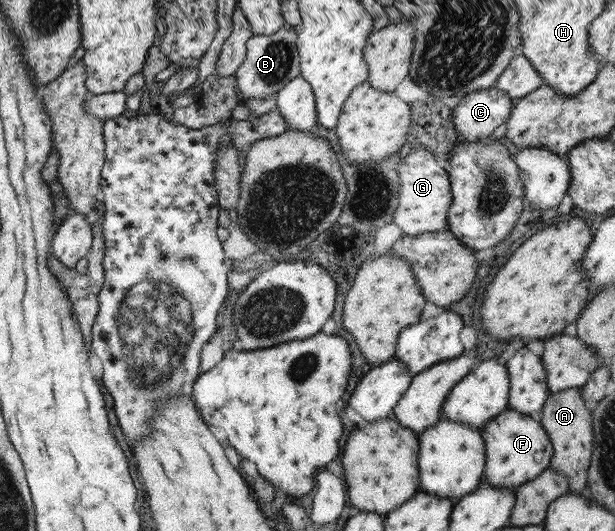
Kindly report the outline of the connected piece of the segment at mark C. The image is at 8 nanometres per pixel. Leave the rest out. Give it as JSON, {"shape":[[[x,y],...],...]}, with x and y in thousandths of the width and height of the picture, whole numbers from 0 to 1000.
{"shape":[[[803,164],[754,177],[735,213],[743,262],[761,269],[793,262],[807,239],[826,226],[834,198],[823,173]]]}

